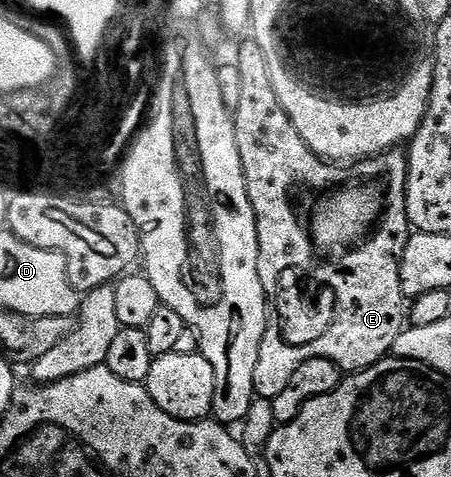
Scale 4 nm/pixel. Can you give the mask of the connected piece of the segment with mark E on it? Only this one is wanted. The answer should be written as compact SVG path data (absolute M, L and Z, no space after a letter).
M254 40L247 41L241 44L240 51L236 54L236 78L240 81L240 87L236 90L236 106L234 102L234 132L238 140L238 156L242 156L242 176L246 176L246 196L250 196L250 208L254 208L254 224L258 232L258 276L262 280L262 288L264 292L274 292L272 286L280 282L276 280L278 272L292 266L292 262L294 264L306 262L310 254L310 260L314 260L310 264L320 266L322 276L326 276L328 282L334 282L338 292L338 316L334 328L320 342L310 344L306 348L292 348L296 342L290 342L286 338L284 316L278 302L268 302L275 336L274 338L265 336L260 345L258 364L254 367L254 395L271 400L286 389L290 376L294 376L294 372L298 372L298 368L306 364L306 360L325 358L333 362L342 372L355 372L381 362L392 354L394 340L398 340L400 333L406 329L406 299L402 292L400 261L402 252L406 252L406 244L412 238L414 227L406 212L408 155L403 149L393 148L382 158L384 182L388 185L388 190L386 189L384 194L384 208L374 227L374 233L363 239L355 248L341 253L339 255L341 258L333 266L322 264L309 227L305 223L303 226L299 216L296 215L296 206L292 203L292 186L298 185L299 182L306 182L310 186L324 186L327 182L335 180L337 167L314 153L306 144L306 140L298 136L298 128L294 128L286 108L280 102L278 92L270 80L270 72L266 72L266 56L262 56L262 48L258 48Z

